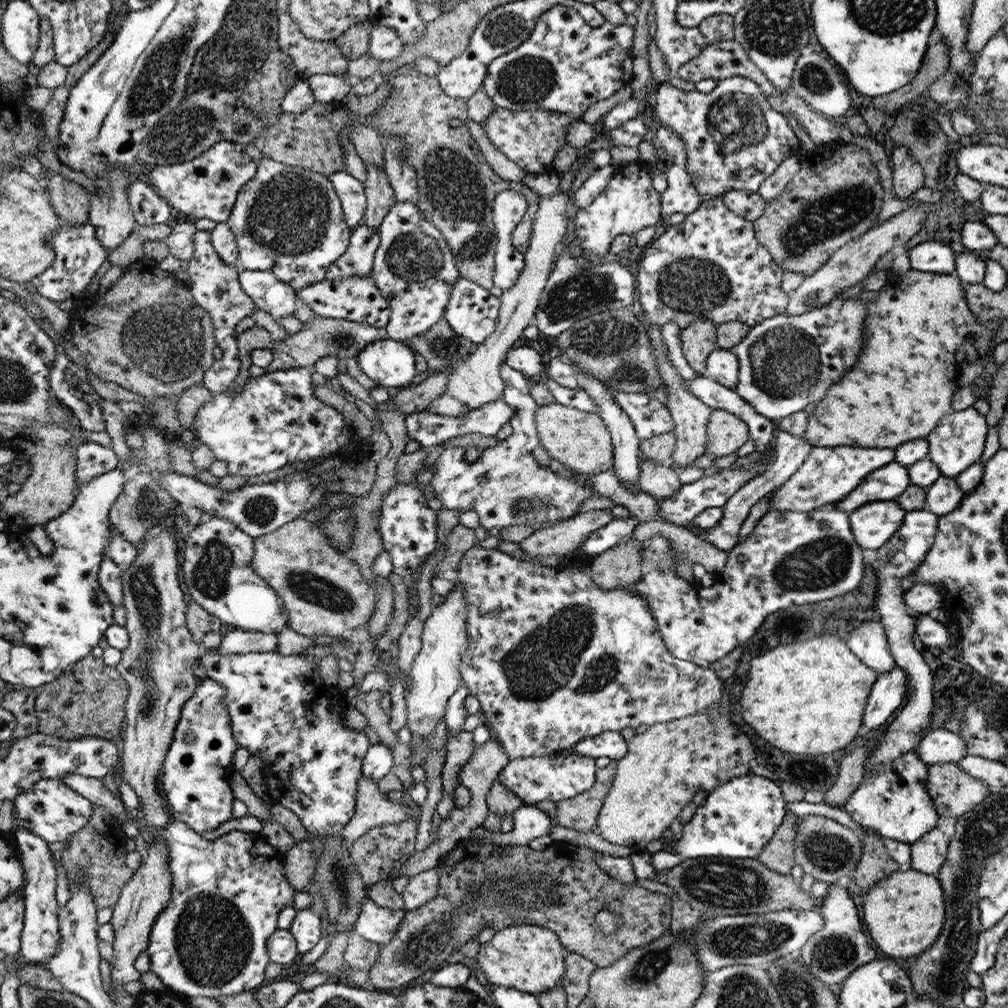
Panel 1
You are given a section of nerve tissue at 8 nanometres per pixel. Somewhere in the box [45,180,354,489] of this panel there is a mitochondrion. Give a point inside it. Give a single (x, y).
(166, 343)

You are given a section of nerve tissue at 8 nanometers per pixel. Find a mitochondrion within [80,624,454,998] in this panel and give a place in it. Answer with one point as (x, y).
(213, 942)

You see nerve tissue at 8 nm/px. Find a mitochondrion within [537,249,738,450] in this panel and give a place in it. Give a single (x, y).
(612, 341)

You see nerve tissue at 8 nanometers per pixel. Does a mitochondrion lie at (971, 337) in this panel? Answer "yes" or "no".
no

